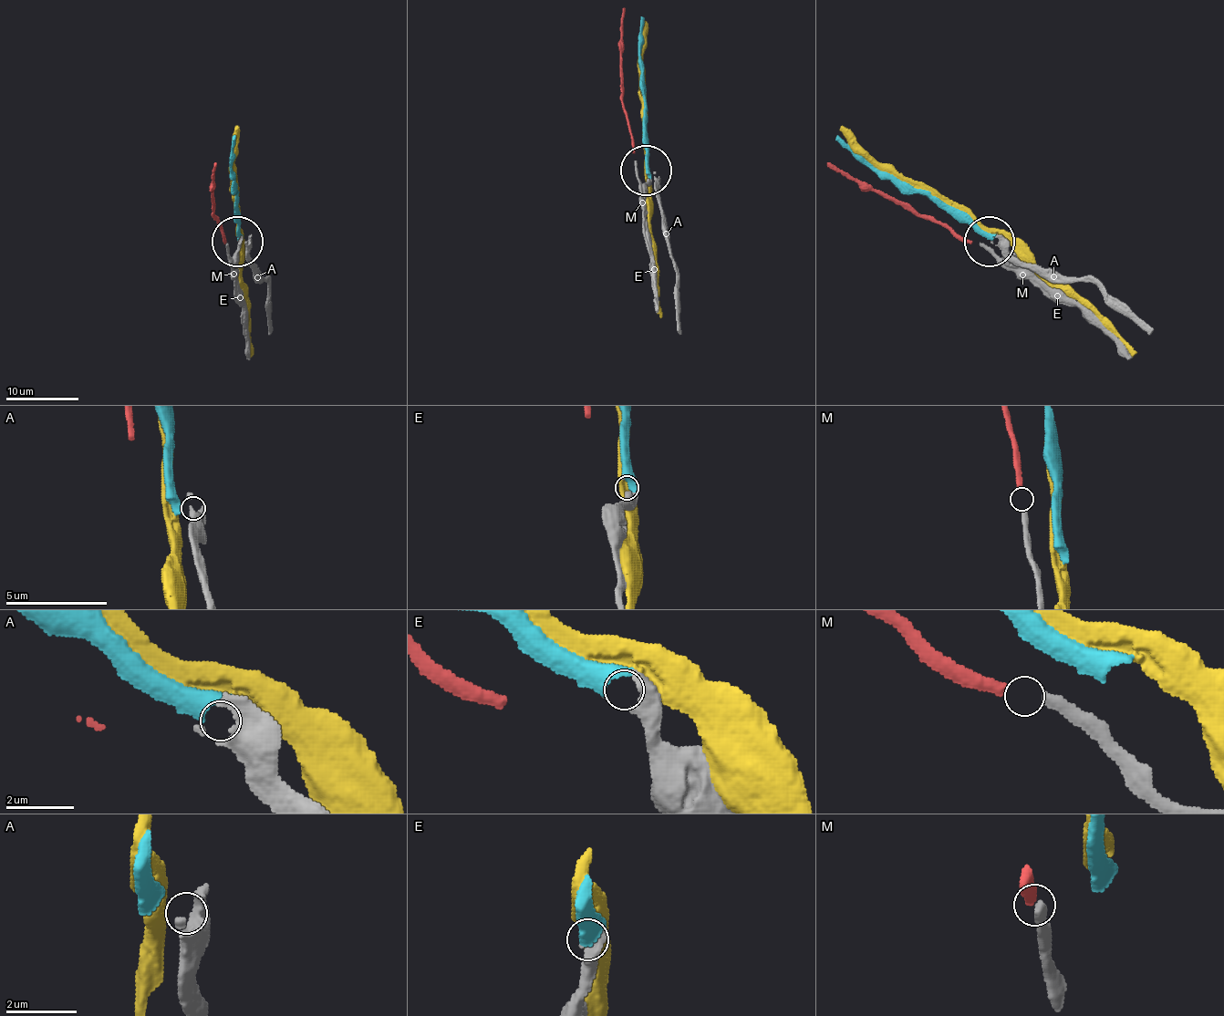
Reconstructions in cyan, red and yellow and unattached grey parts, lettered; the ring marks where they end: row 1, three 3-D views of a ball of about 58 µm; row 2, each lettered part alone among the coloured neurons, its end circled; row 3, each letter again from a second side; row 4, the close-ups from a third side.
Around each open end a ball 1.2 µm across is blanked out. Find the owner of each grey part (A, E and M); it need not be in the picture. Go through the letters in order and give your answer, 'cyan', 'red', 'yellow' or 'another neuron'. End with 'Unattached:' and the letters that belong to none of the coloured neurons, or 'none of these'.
A: another neuron
E: cyan
M: red
Unattached: A

